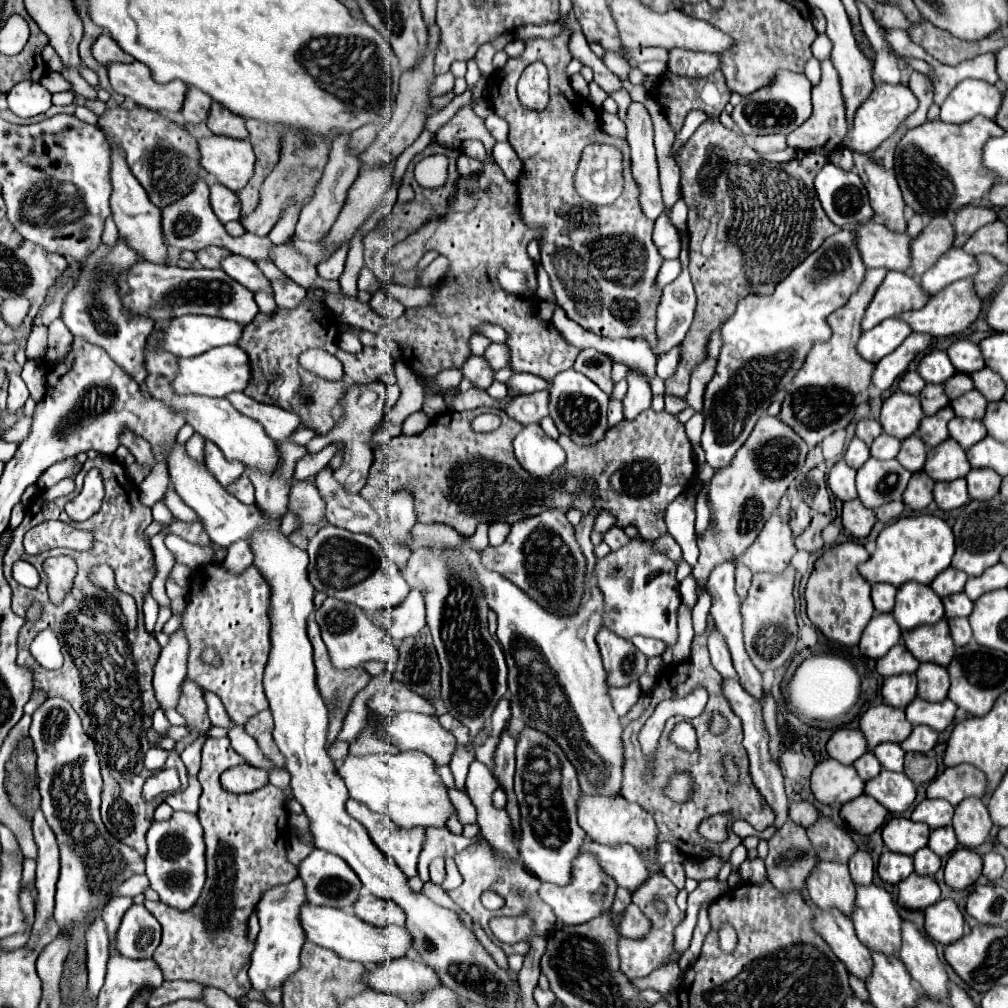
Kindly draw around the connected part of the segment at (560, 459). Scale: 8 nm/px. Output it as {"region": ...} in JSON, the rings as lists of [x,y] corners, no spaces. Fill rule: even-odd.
{"region":[[[526,424],[514,438],[514,452],[518,462],[536,476],[548,476],[554,468],[564,464],[566,454],[556,440],[546,436],[540,424]]]}

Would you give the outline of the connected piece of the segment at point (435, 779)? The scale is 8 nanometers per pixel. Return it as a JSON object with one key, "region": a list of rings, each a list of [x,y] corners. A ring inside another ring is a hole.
{"region":[[[398,752],[398,754],[366,754],[356,756],[348,754],[342,762],[336,764],[336,774],[344,780],[350,798],[366,804],[372,812],[390,816],[400,826],[444,826],[448,816],[454,812],[454,806],[448,798],[448,788],[442,784],[440,776],[434,772],[434,760],[420,752]]]}

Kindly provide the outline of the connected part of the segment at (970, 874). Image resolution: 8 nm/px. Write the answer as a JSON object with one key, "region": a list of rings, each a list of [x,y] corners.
{"region":[[[960,848],[948,858],[944,874],[946,874],[946,884],[952,886],[954,890],[970,888],[982,874],[982,858],[972,850]]]}

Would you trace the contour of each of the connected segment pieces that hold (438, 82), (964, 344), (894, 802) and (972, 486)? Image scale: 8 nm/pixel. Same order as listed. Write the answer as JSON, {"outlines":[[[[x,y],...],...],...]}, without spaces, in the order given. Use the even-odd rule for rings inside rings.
{"outlines":[[[[448,72],[444,76],[436,76],[434,82],[430,84],[430,98],[436,98],[436,96],[444,96],[448,92],[452,92],[452,86],[454,86],[454,76]]],[[[970,340],[954,342],[948,348],[948,356],[950,356],[950,360],[958,372],[972,374],[972,372],[984,368],[984,358],[982,358],[980,348],[978,348],[978,344],[974,344]]],[[[882,770],[876,778],[866,782],[864,792],[874,796],[890,812],[904,812],[912,806],[916,798],[916,788],[904,772]]],[[[974,468],[968,472],[968,492],[974,500],[990,500],[1000,490],[1000,476],[990,468]]]]}

